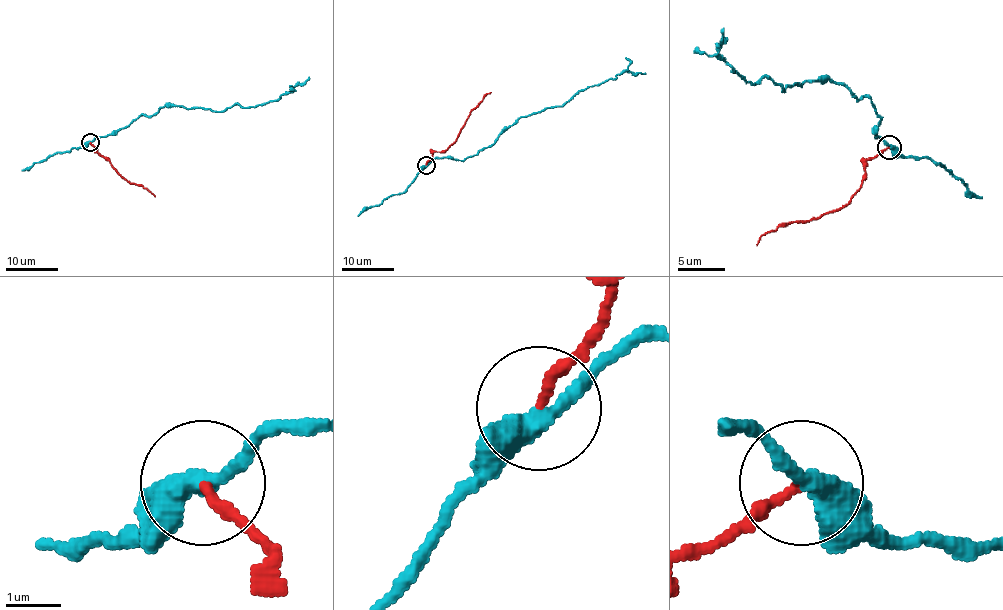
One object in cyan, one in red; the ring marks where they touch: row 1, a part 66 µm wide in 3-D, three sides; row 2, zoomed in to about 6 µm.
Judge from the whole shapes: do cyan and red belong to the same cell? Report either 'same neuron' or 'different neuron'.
different neuron

